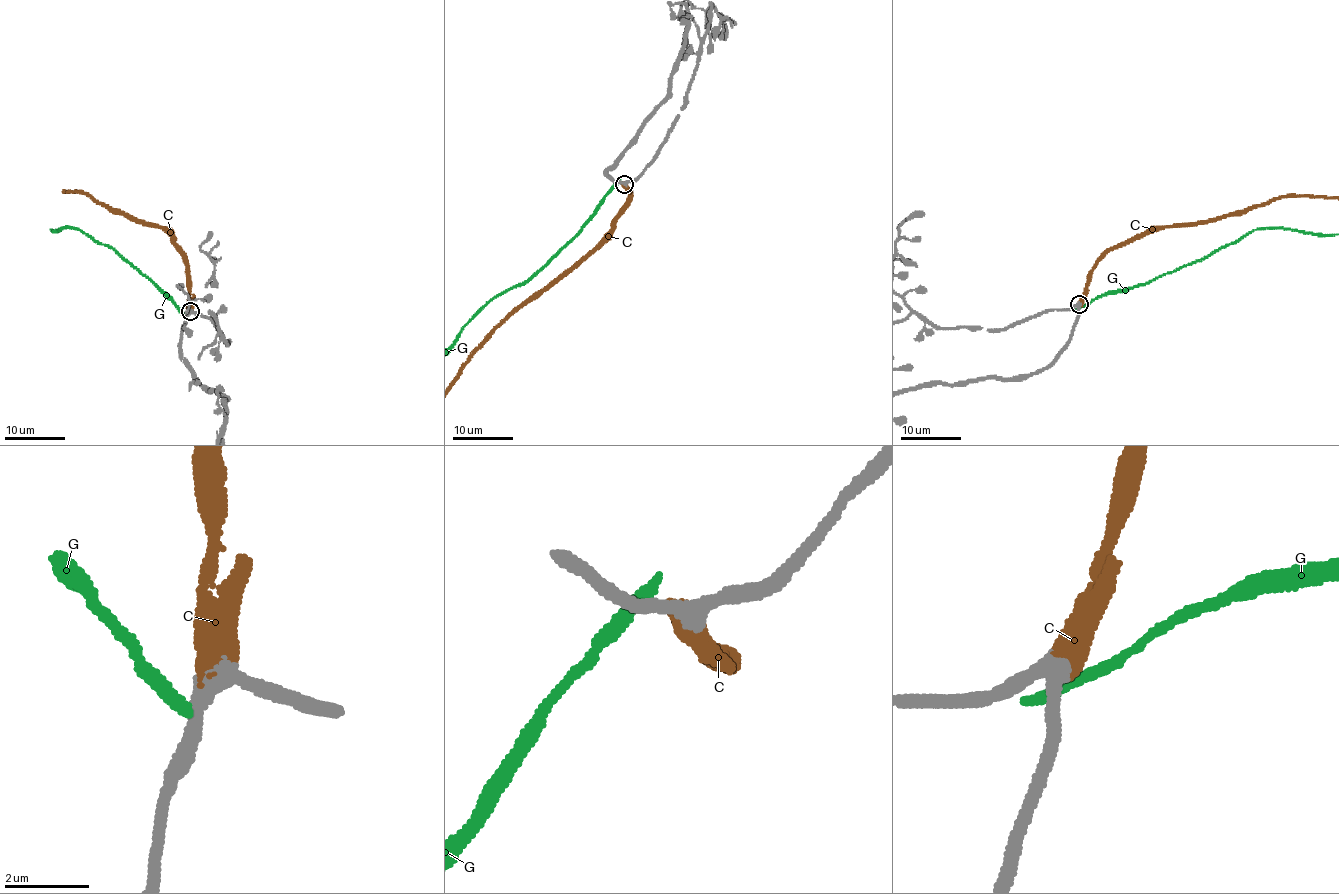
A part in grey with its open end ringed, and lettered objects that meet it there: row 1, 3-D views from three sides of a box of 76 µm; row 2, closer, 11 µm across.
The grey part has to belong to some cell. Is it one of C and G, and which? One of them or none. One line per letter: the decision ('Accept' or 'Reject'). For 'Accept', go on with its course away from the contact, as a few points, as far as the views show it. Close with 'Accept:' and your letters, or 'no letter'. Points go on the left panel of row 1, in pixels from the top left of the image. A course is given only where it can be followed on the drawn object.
C: Accept
G: Reject
Accept: C

